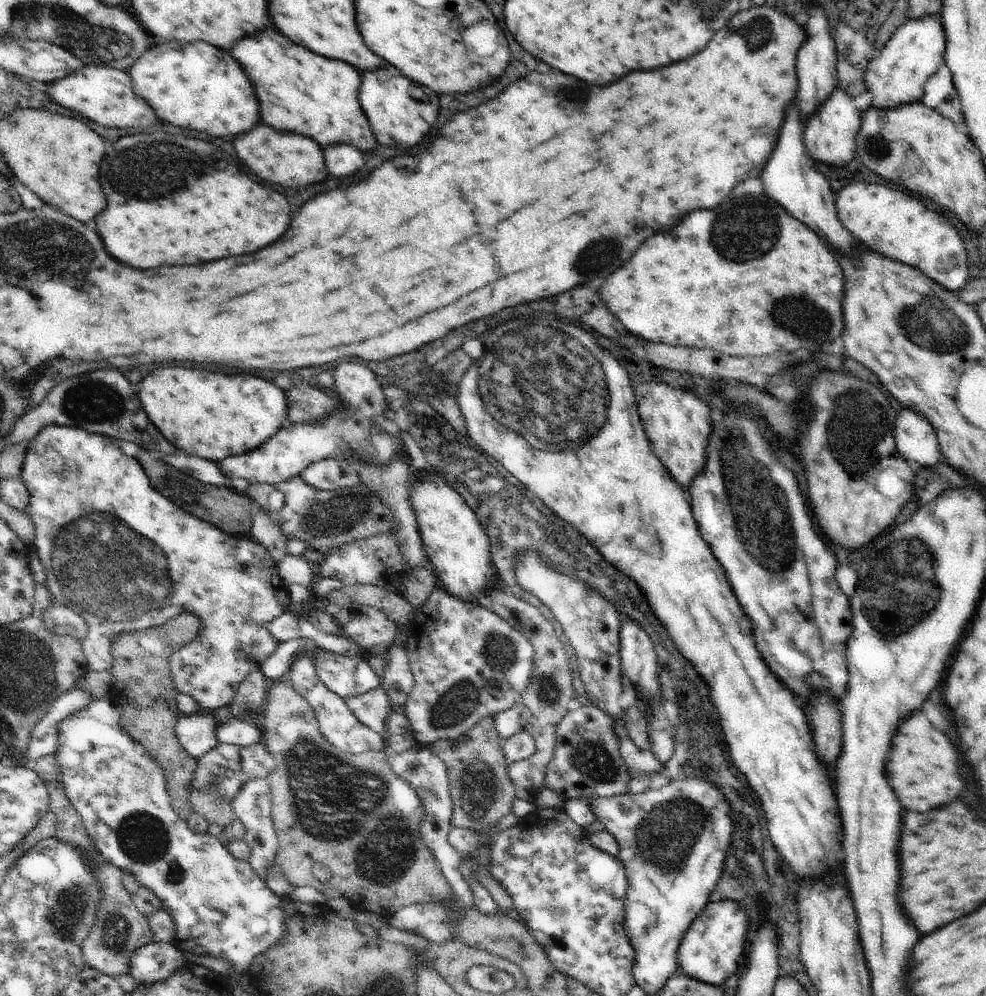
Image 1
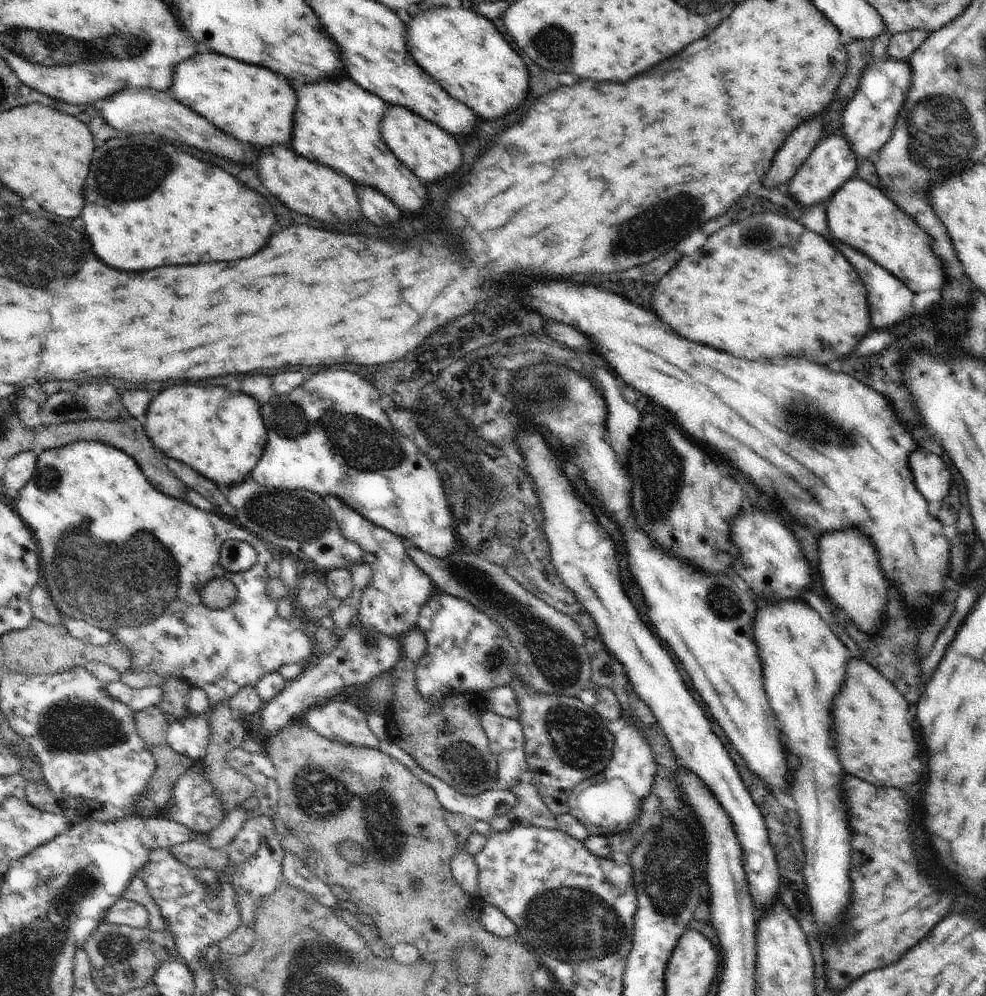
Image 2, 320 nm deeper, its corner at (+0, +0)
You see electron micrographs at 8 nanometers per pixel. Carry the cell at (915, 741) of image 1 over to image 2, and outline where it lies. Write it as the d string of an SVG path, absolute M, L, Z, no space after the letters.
M852 658L846 664L846 678L844 684L838 692L838 696L832 700L832 716L834 716L834 738L836 738L836 754L838 760L842 762L842 768L854 776L858 776L860 780L866 780L874 786L894 786L898 782L898 788L904 784L912 784L918 780L918 772L910 766L910 762L916 758L916 754L920 752L920 742L914 740L914 730L908 724L908 710L906 710L908 702L904 700L904 696L894 688L894 684L890 680L886 680L880 672L876 672L872 666L868 666L868 662Z

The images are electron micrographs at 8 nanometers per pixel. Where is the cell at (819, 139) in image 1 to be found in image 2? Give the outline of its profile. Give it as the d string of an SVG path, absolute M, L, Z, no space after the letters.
M831 127L792 177L786 186L786 193L792 196L800 206L824 203L852 178L852 174L858 170L858 166L857 156L852 152L850 143L840 136L835 127Z

